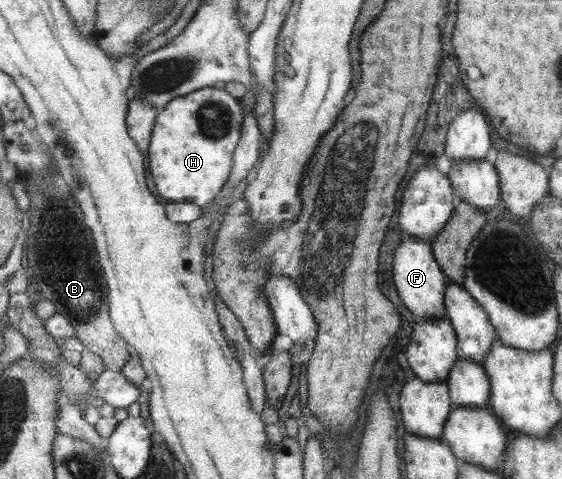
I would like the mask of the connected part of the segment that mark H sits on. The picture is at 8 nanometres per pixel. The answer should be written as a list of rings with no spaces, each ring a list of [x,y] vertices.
[[[202,87],[190,94],[173,98],[158,112],[151,134],[151,151],[147,151],[148,171],[155,183],[153,189],[167,203],[193,203],[199,208],[210,205],[223,189],[234,165],[235,146],[242,137],[242,104],[229,93],[212,87]]]

